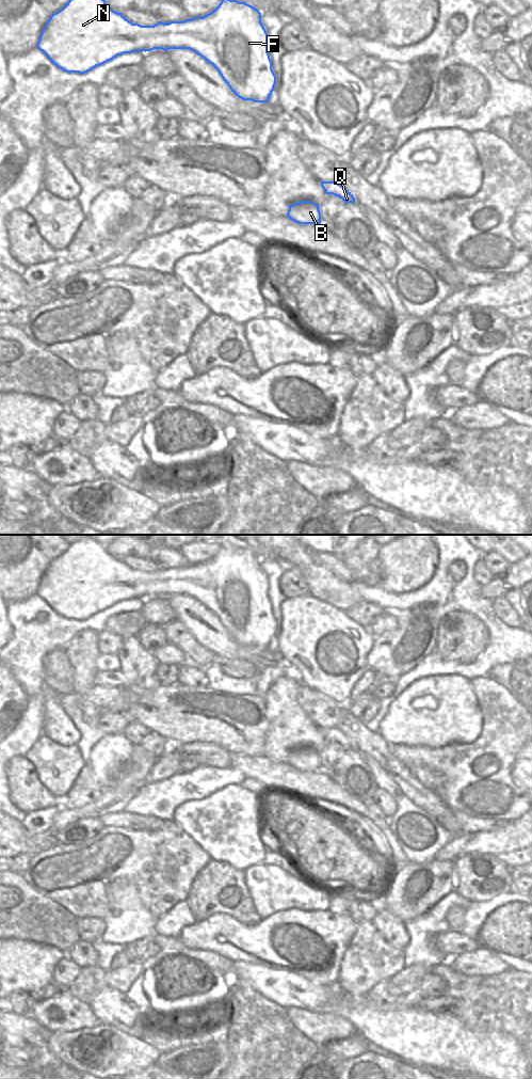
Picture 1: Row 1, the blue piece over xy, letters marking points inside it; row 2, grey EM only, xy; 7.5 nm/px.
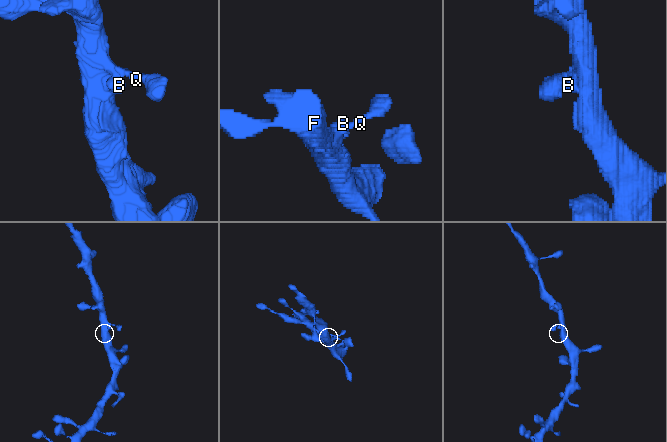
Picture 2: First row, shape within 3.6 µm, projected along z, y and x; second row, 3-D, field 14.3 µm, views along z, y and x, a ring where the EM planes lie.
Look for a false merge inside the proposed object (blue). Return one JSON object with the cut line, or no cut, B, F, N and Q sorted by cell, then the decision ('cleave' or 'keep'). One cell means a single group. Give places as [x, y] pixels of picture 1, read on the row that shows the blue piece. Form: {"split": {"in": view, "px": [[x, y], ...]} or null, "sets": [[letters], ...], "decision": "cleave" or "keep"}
{"split": null, "sets": [["B", "F", "N", "Q"]], "decision": "keep"}

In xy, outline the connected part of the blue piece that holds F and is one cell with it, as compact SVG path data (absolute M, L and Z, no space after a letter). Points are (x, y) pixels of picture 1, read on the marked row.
M69 0L60 11L50 16L39 35L37 48L62 70L81 75L124 53L146 52L154 49L164 51L190 49L209 62L219 72L231 92L243 100L268 102L276 84L276 76L268 52L268 33L261 22L261 13L254 6L237 0L222 0L211 13L203 17L168 23L159 21L154 26L132 23L123 16L123 13L113 11L106 0Z

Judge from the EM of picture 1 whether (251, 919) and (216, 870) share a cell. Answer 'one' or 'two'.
one

